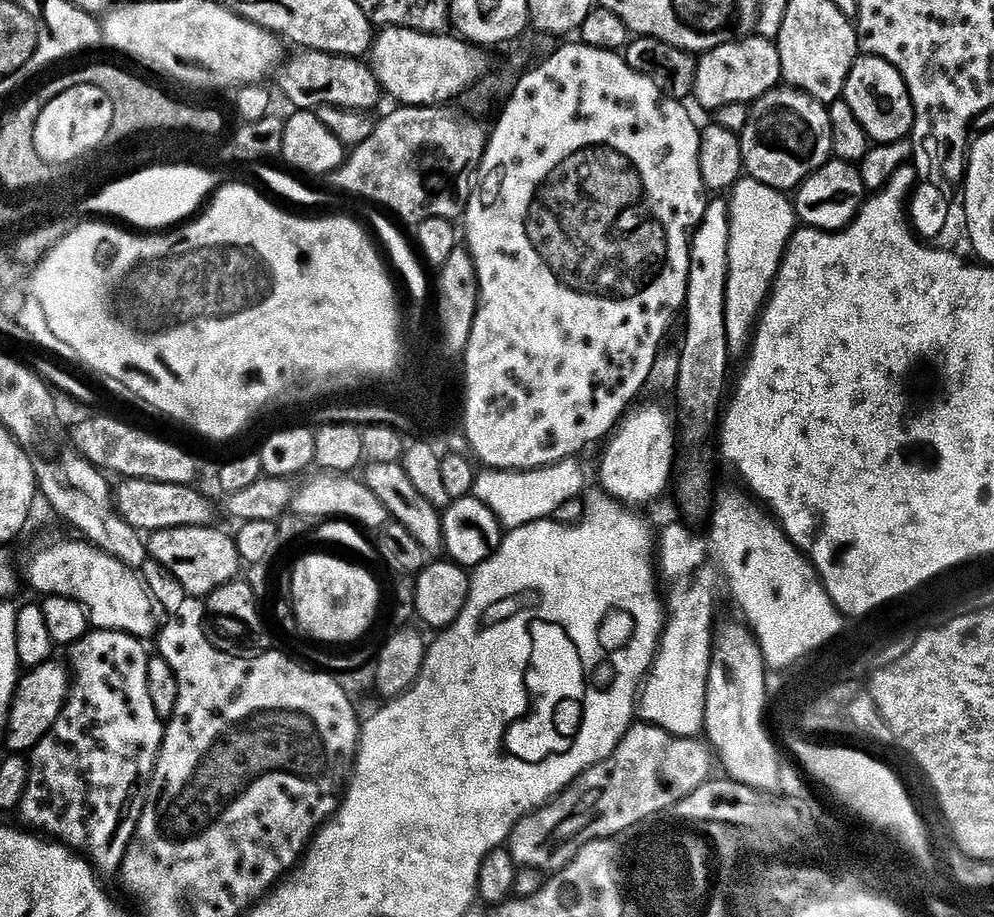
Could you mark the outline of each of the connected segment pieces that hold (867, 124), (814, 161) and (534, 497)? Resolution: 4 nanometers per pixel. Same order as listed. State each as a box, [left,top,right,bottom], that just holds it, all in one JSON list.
[[843,55,917,145],[738,86,833,193],[472,459,584,530]]

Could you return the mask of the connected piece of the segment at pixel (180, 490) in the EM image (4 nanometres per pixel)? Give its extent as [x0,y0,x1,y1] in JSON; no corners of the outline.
[114,479,212,534]

